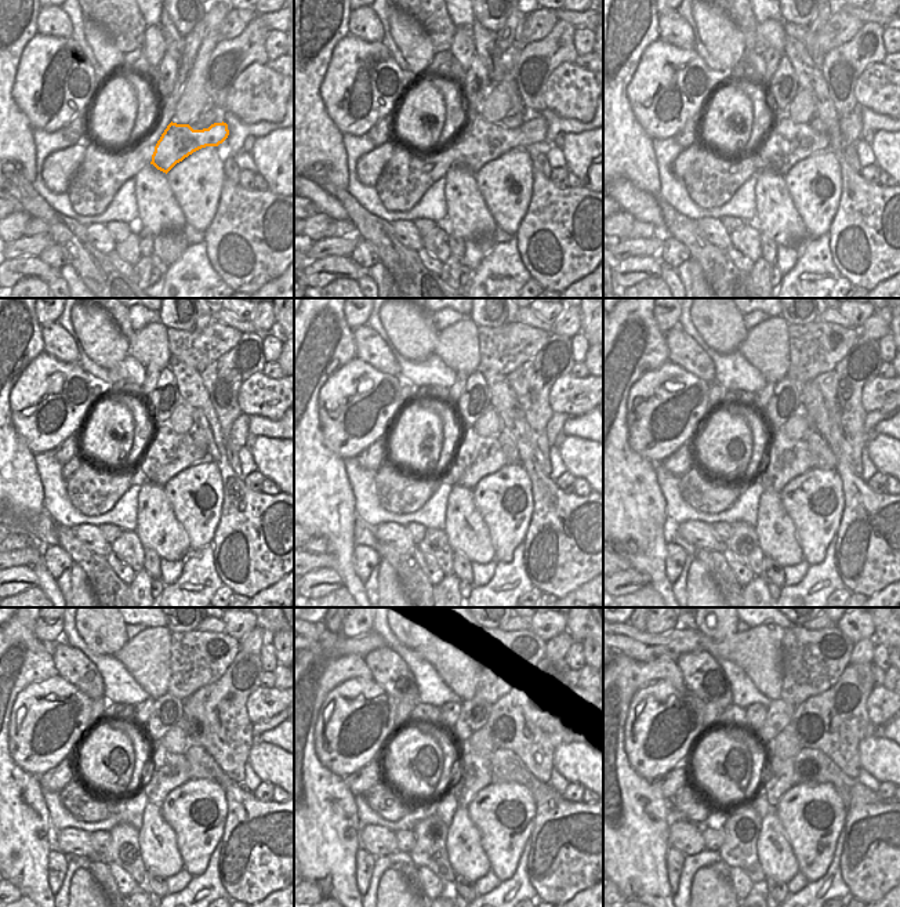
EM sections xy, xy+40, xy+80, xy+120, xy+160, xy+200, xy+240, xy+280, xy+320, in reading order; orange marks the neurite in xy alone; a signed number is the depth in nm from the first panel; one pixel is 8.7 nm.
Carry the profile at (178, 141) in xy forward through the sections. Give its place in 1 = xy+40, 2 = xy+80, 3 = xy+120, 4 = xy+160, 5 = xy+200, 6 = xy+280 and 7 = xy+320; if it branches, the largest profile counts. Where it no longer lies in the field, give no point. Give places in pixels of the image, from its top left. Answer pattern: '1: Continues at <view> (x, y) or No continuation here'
1: Continues at xy+40 (479, 142)
2: Continues at xy+80 (787, 142)
3: Continues at xy+120 (167, 453)
4: Continues at xy+160 (475, 457)
5: Continues at xy+200 (787, 459)
6: Continues at xy+280 (475, 772)
7: Continues at xy+320 (780, 776).

